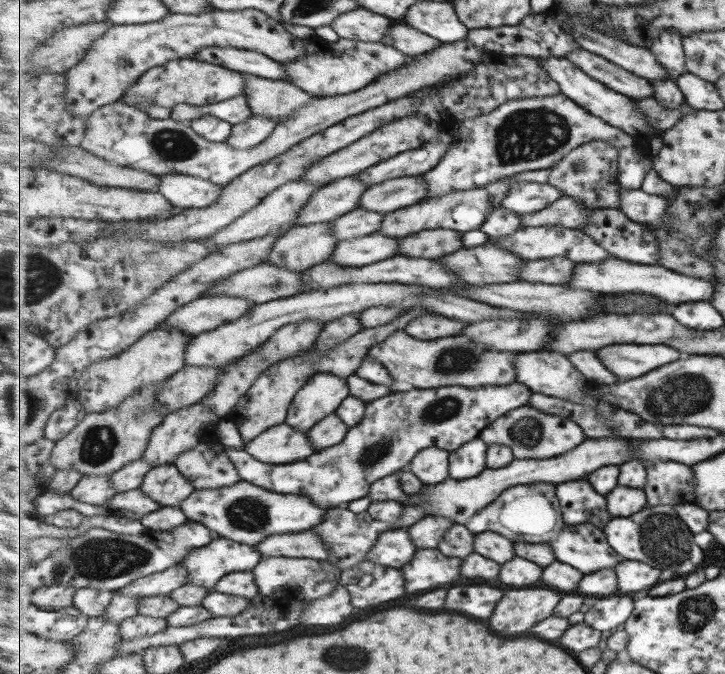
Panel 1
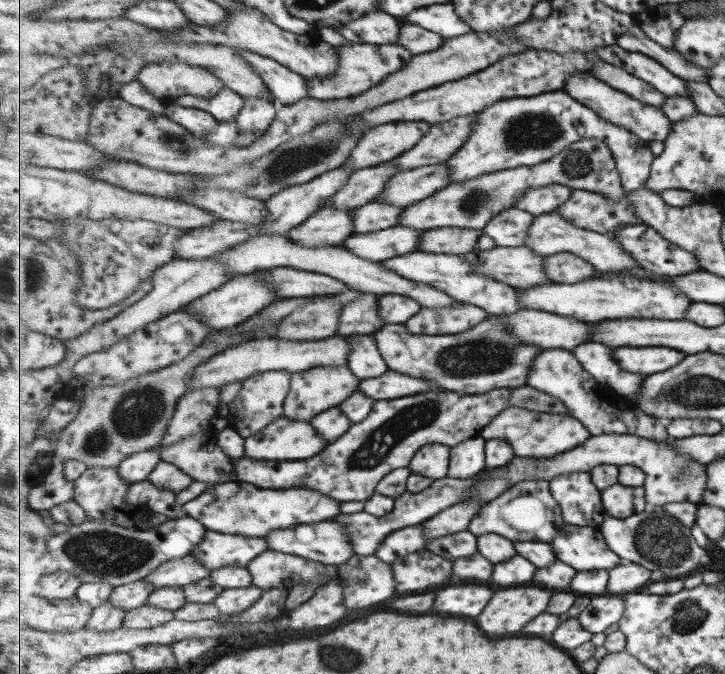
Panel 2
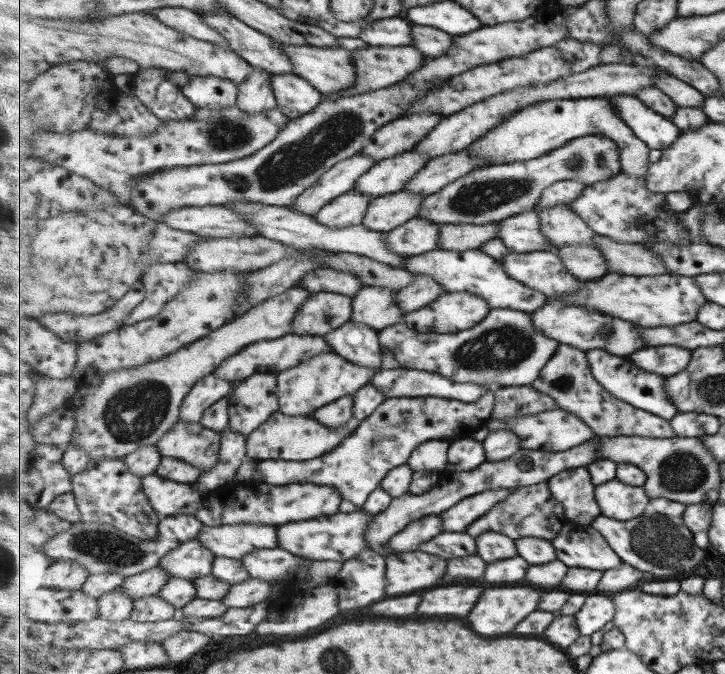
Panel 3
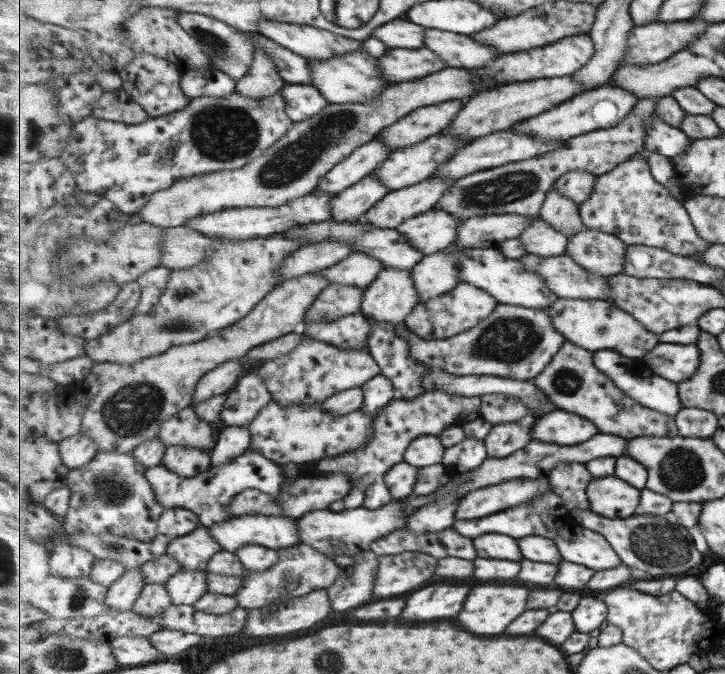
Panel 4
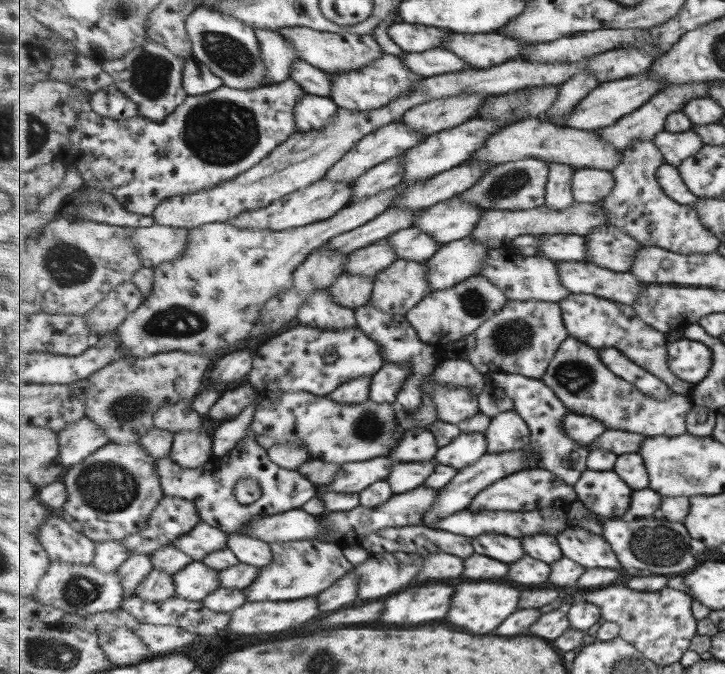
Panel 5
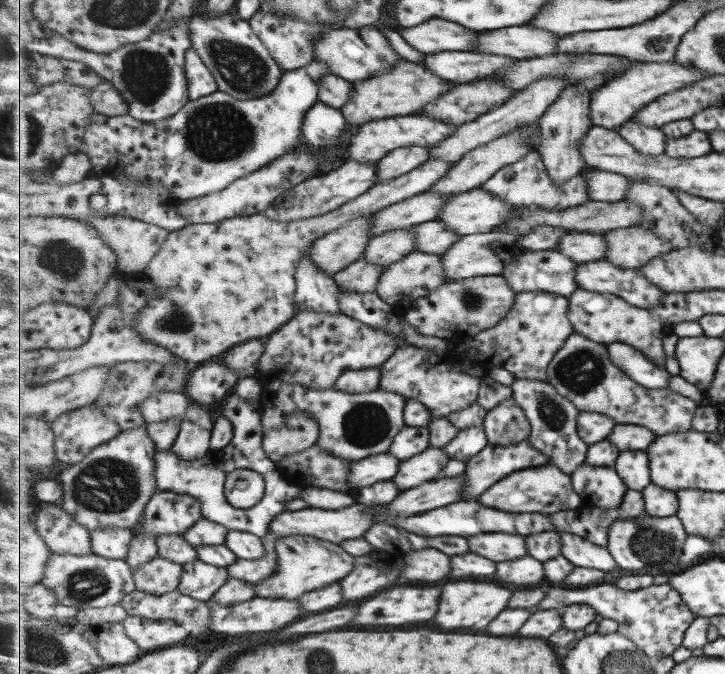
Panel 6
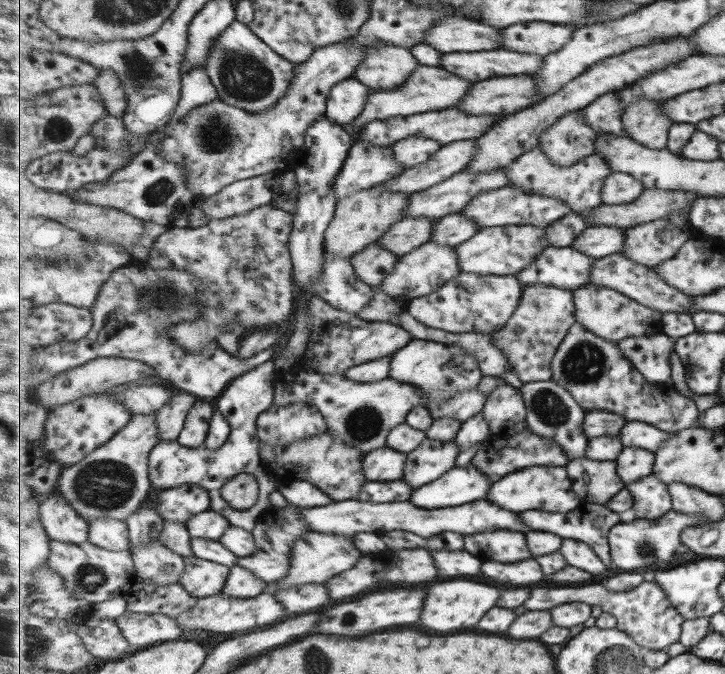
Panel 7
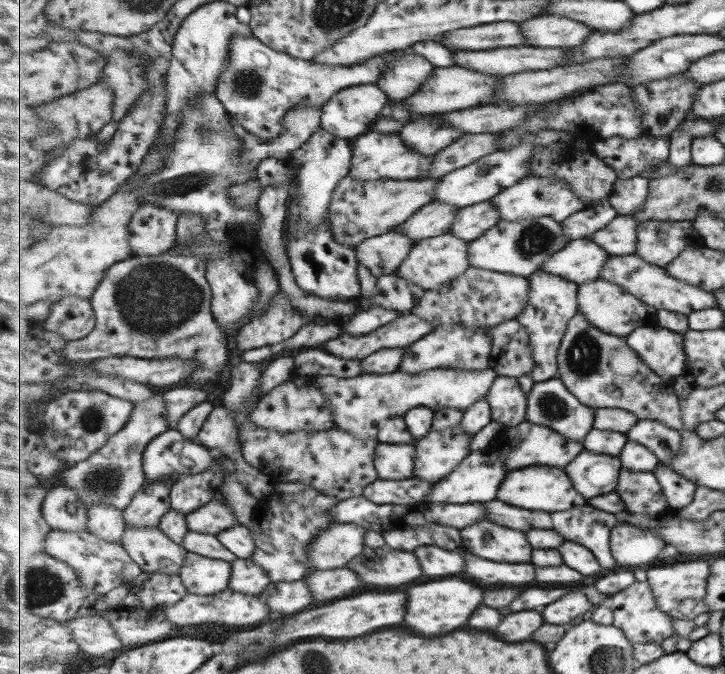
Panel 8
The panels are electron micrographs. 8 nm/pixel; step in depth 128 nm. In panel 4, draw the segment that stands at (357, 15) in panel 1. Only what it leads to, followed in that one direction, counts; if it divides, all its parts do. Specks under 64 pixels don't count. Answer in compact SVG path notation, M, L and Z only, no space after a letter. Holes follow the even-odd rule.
M392 20L376 28L372 36L383 39L389 48L423 48L425 46L425 28L409 20Z

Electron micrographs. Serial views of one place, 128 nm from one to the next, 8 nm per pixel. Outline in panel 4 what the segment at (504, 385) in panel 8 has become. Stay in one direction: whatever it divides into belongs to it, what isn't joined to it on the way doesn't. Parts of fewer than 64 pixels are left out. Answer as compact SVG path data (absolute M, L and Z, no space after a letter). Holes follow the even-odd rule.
M511 421L497 424L487 435L485 442L491 458L503 458L527 446L531 440L533 440L533 432L530 424L523 426L519 421Z

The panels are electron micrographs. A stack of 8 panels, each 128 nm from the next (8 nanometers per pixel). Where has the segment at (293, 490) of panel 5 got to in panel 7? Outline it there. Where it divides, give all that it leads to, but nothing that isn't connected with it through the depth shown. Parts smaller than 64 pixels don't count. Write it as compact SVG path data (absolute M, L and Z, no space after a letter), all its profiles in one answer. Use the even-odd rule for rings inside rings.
M275 360L268 361L249 369L249 371L235 377L224 393L219 397L216 406L224 415L233 420L234 427L227 442L217 450L204 446L189 448L181 445L178 439L161 440L149 455L149 474L155 491L177 488L183 484L197 484L210 494L210 510L225 515L231 526L253 532L259 526L261 515L268 515L273 510L271 492L281 490L285 482L281 478L267 472L261 460L261 441L257 436L257 419L261 412L274 404L275 400ZM237 474L253 474L259 482L259 499L253 507L248 509L233 508L222 495L222 488Z

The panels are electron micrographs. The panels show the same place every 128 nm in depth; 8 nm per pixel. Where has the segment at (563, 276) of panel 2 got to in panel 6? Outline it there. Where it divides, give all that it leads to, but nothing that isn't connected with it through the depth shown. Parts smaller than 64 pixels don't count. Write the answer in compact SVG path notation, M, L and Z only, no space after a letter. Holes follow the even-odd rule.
M641 226L619 228L604 234L608 245L606 258L623 268L641 269L651 260L676 250L653 229Z

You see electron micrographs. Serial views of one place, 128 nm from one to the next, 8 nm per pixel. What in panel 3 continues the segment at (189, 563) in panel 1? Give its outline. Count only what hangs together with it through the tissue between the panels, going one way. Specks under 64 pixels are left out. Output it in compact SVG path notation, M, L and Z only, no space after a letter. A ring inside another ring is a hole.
M269 524L205 525L198 536L216 557L245 558L251 551L261 548L279 548L277 526Z

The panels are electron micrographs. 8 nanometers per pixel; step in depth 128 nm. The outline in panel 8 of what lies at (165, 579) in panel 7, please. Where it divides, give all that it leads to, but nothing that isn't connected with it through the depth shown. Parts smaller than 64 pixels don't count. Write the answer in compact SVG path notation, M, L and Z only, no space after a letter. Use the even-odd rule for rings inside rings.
M125 527L123 544L143 573L180 574L188 550L159 527Z

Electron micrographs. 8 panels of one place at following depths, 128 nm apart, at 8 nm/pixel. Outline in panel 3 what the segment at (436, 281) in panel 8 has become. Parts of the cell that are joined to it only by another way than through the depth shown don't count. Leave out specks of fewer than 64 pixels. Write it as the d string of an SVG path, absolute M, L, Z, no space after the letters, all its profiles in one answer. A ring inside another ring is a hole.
M364 286L353 297L351 321L369 325L378 331L403 323L405 311L397 303L397 289Z

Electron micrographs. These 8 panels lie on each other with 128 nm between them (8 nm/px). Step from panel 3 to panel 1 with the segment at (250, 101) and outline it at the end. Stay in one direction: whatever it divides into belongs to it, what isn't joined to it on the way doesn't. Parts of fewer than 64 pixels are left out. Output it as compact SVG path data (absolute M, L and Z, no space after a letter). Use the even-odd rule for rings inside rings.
M253 115L246 122L234 126L232 136L227 140L227 144L238 150L256 148L259 144L268 140L269 136L272 136L276 127L275 120Z

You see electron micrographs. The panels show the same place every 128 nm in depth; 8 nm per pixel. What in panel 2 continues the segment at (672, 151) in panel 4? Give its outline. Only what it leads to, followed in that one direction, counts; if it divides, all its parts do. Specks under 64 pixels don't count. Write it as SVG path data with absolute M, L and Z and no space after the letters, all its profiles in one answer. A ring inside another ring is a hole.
M577 72L577 74L569 76L563 90L575 97L577 101L581 101L582 104L595 109L608 122L624 127L642 140L661 141L664 144L672 132L673 123L668 119L663 109L644 104L640 100L629 96L626 92L617 90L606 82L599 80L591 72Z

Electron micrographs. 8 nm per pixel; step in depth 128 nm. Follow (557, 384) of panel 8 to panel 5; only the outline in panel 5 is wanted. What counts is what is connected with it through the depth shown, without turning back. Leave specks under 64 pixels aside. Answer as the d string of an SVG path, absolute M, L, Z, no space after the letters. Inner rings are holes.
M490 373L485 375L487 387L501 388L513 400L515 410L527 421L532 432L530 447L541 452L541 468L553 468L563 480L575 486L581 474L587 470L587 446L577 444L565 434L563 422L570 410L543 380L529 378L520 374Z

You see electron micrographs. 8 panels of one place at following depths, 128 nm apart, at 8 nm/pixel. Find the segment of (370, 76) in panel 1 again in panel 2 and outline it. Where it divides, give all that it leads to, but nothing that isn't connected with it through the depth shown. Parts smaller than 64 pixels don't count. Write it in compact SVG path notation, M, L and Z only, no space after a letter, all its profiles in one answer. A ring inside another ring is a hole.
M350 41L349 44L341 44L337 47L340 51L339 68L333 76L327 78L307 79L310 96L319 100L339 100L351 96L359 96L371 90L373 86L381 84L389 74L399 72L403 66L407 66L413 58L413 54L405 46L387 44L387 46L371 46L367 43Z

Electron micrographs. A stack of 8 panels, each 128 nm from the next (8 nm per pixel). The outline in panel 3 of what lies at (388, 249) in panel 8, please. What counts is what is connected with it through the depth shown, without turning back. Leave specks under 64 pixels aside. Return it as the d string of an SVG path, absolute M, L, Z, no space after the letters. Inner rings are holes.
M318 292L302 304L291 332L325 336L353 318L353 297L345 293Z

